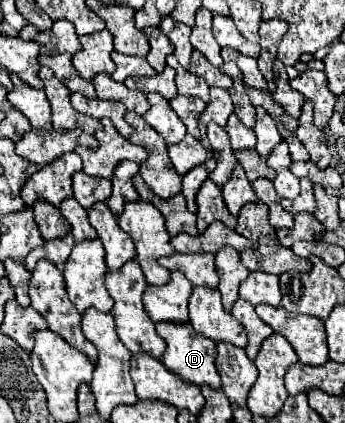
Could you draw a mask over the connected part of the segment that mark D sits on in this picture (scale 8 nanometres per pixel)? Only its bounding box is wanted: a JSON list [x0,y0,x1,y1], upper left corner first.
[157,322,221,390]

